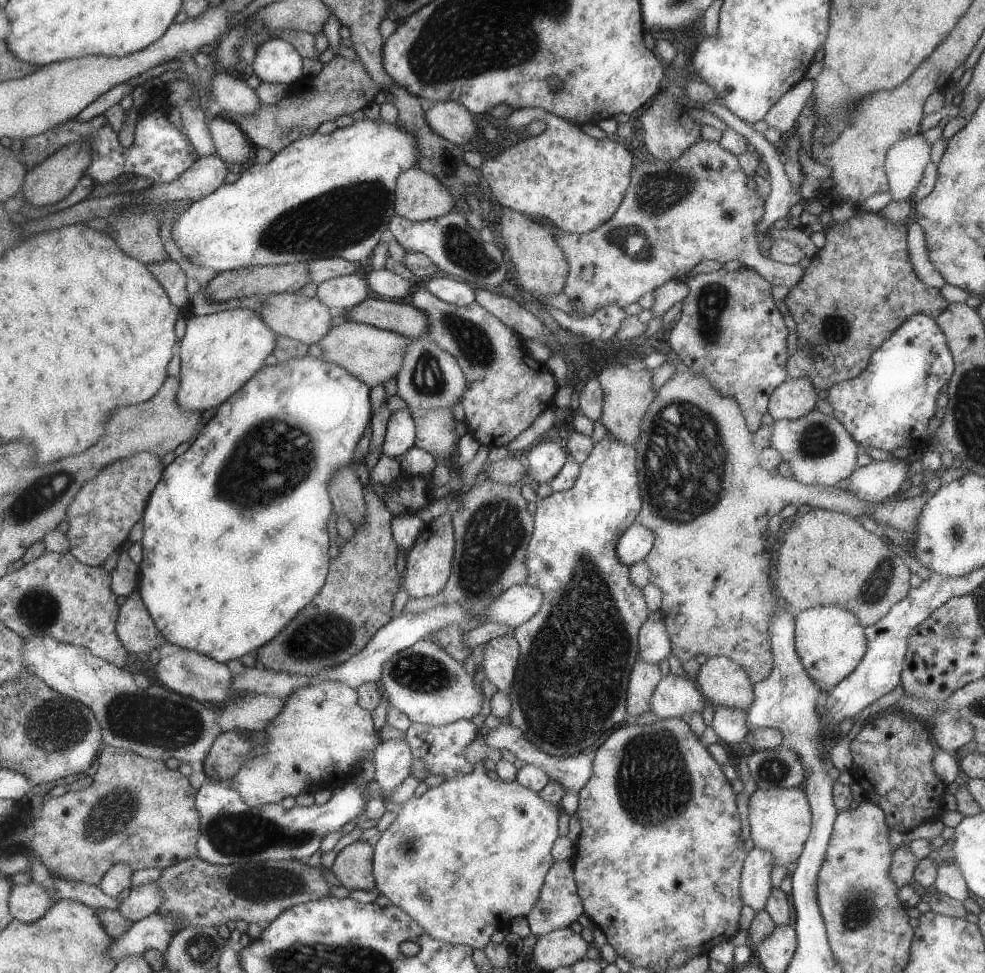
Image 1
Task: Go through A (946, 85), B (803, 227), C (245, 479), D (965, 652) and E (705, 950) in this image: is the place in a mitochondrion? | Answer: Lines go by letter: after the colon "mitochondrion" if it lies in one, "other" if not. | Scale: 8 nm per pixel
A: other
B: other
C: mitochondrion
D: other
E: other

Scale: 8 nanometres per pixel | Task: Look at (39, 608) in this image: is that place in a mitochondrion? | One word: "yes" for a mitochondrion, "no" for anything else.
yes

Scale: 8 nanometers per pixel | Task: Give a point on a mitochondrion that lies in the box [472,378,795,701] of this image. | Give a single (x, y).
(666, 459)

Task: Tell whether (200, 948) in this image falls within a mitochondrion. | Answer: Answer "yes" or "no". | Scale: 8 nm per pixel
yes

